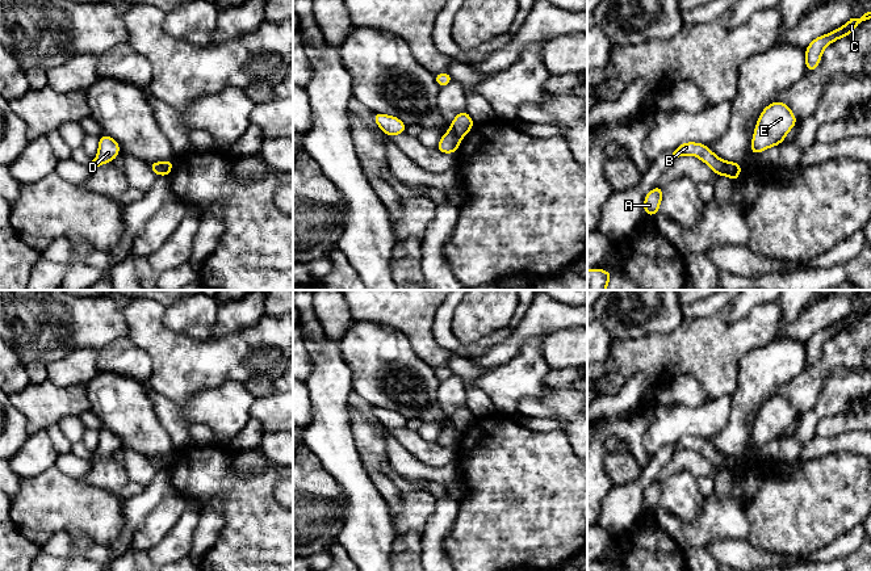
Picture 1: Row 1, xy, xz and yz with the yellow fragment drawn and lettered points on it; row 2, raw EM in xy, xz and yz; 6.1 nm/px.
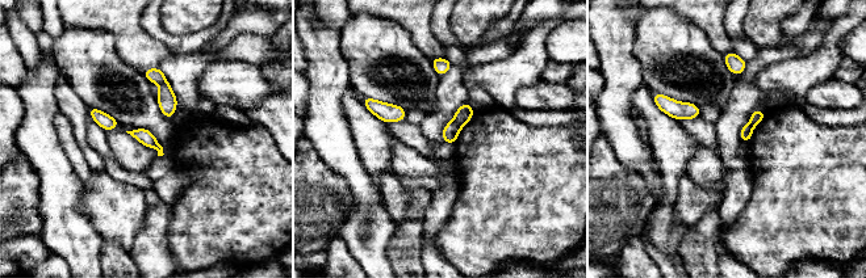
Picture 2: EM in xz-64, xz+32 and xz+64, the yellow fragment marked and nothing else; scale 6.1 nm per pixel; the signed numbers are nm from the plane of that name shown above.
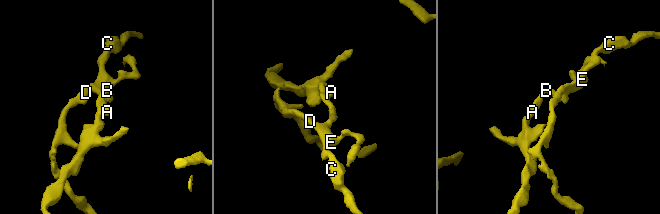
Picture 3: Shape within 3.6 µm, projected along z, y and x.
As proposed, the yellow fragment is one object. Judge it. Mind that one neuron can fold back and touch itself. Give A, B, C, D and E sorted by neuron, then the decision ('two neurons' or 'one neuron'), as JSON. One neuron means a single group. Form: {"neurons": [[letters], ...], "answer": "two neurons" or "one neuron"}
{"neurons": [["A", "B"], ["C", "D", "E"]], "answer": "two neurons"}

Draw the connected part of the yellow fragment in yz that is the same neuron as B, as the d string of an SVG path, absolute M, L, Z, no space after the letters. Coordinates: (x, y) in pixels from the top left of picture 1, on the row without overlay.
M686 436L677 441L673 446L673 453L683 450L683 449L694 449L704 455L712 465L720 471L725 469L725 458L721 452L716 450L707 438Z

